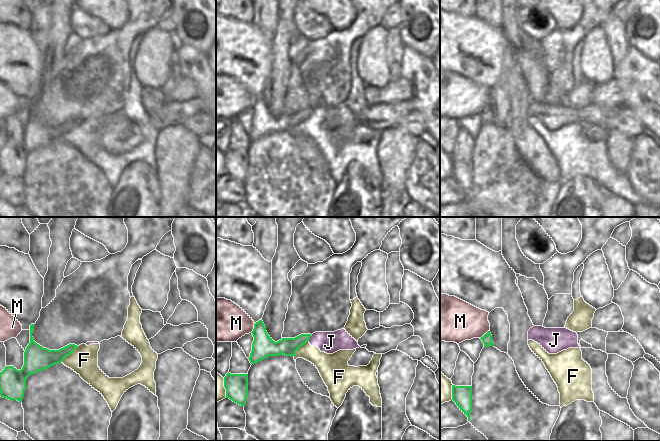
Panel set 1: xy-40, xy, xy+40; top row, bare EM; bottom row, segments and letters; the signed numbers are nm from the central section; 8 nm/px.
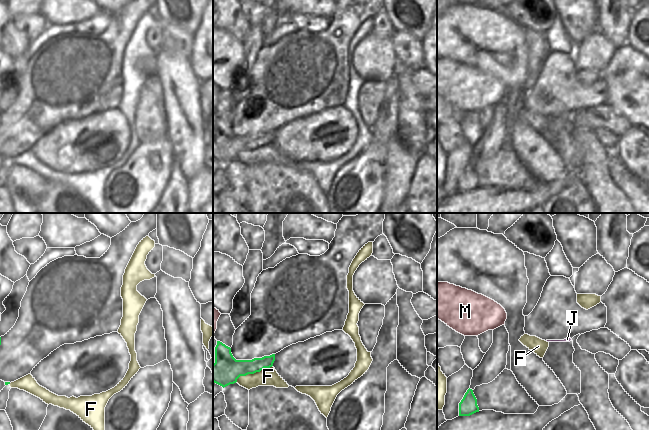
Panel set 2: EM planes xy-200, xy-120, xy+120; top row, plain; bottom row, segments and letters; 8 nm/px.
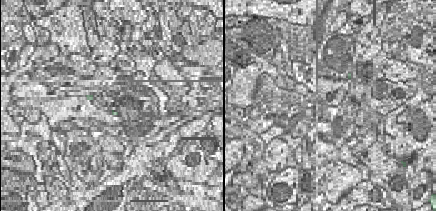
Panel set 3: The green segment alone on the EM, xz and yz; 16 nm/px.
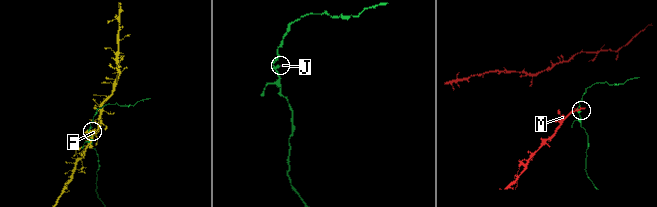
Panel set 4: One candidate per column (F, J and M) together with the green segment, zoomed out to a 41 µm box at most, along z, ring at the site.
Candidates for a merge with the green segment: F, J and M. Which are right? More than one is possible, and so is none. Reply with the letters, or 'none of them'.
none of them

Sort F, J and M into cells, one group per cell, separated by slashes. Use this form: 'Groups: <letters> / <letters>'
Groups: F / J / M.

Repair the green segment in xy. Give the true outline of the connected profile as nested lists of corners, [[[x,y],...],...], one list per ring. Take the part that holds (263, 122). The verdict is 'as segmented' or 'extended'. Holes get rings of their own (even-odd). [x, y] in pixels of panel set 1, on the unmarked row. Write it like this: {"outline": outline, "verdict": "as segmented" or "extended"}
{"outline": [[[262,96],[254,100],[251,108],[254,117],[252,119],[252,127],[248,134],[251,140],[255,140],[269,132],[295,132],[296,127],[306,120],[311,110],[301,110],[295,114],[282,114],[275,118],[267,109],[266,103]]], "verdict": "as segmented"}

